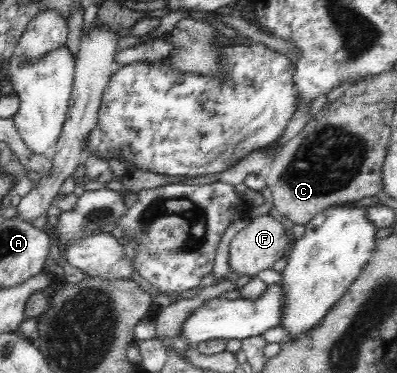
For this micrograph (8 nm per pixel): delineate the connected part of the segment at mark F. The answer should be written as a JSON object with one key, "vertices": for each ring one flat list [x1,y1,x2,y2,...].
{"vertices":[[262,215,251,218,251,222,239,231,239,234,230,242,229,266,230,271,239,273,239,276,257,277,257,273,272,266,283,258,287,247,287,236,282,223,271,215]]}

